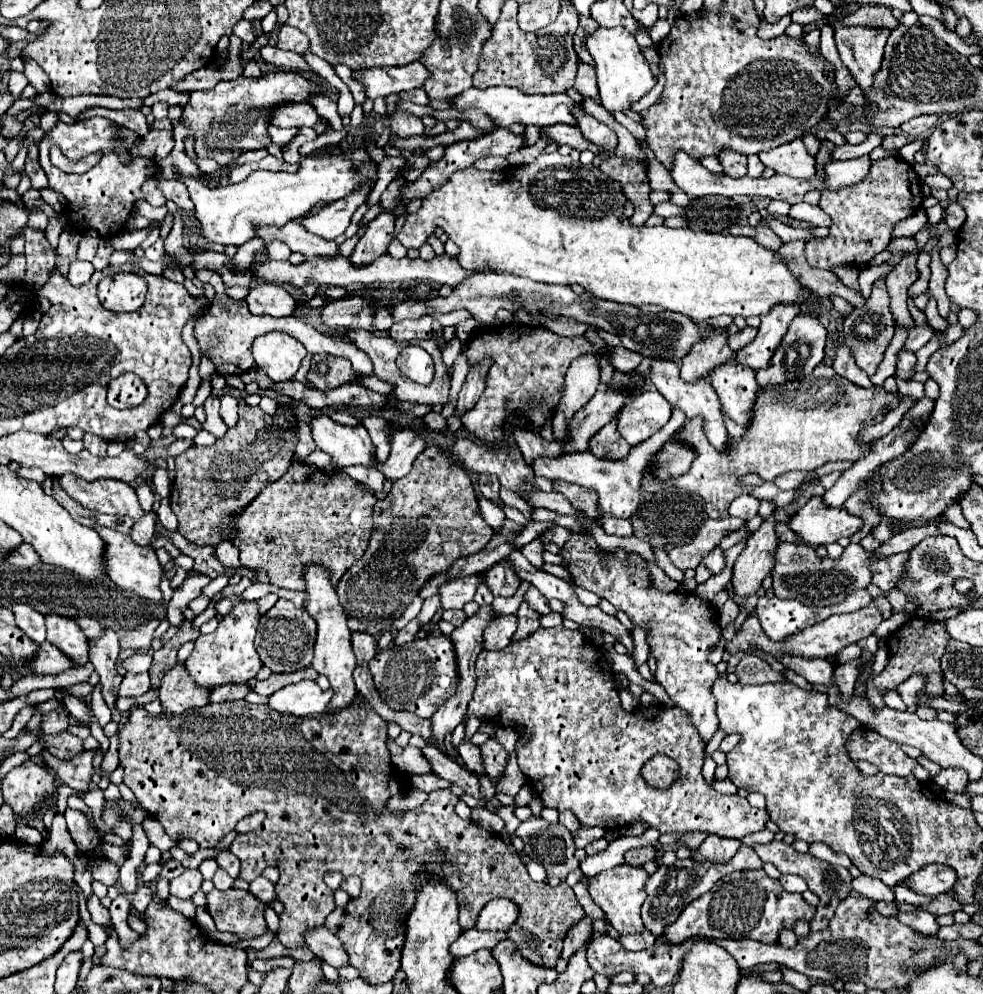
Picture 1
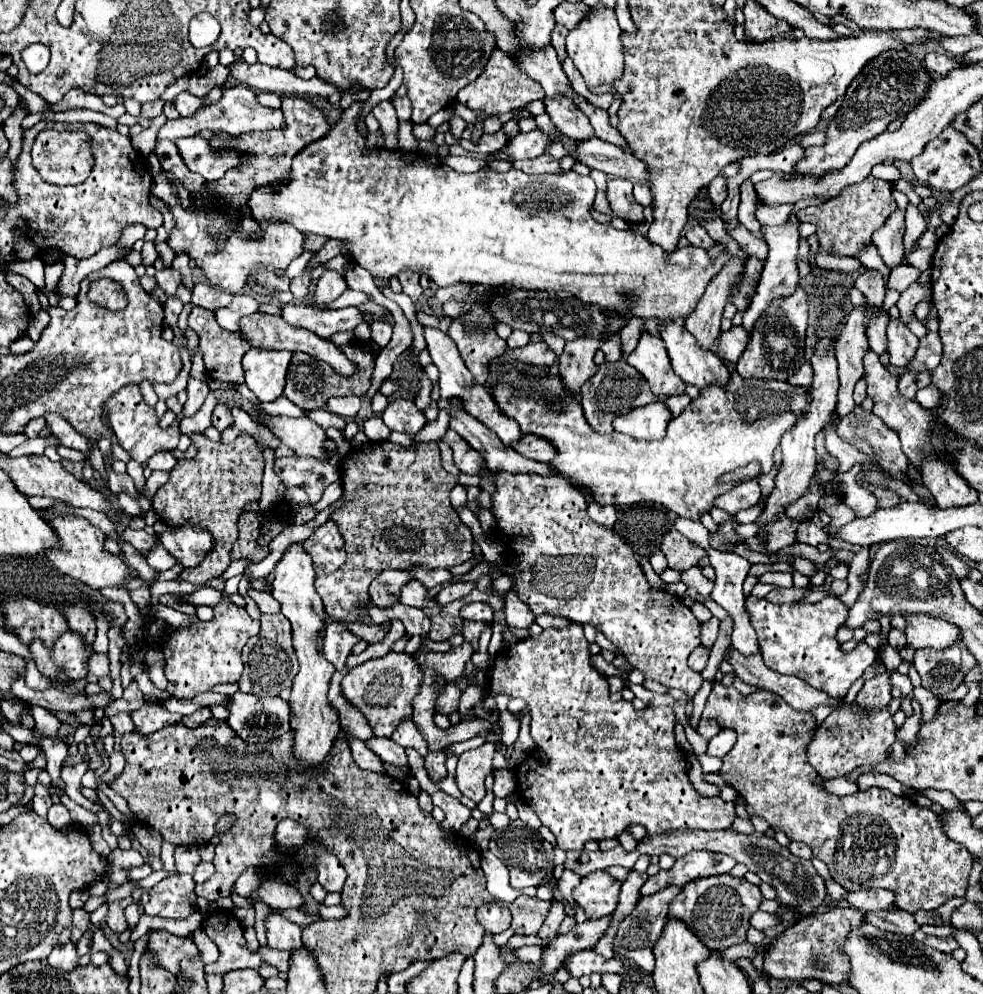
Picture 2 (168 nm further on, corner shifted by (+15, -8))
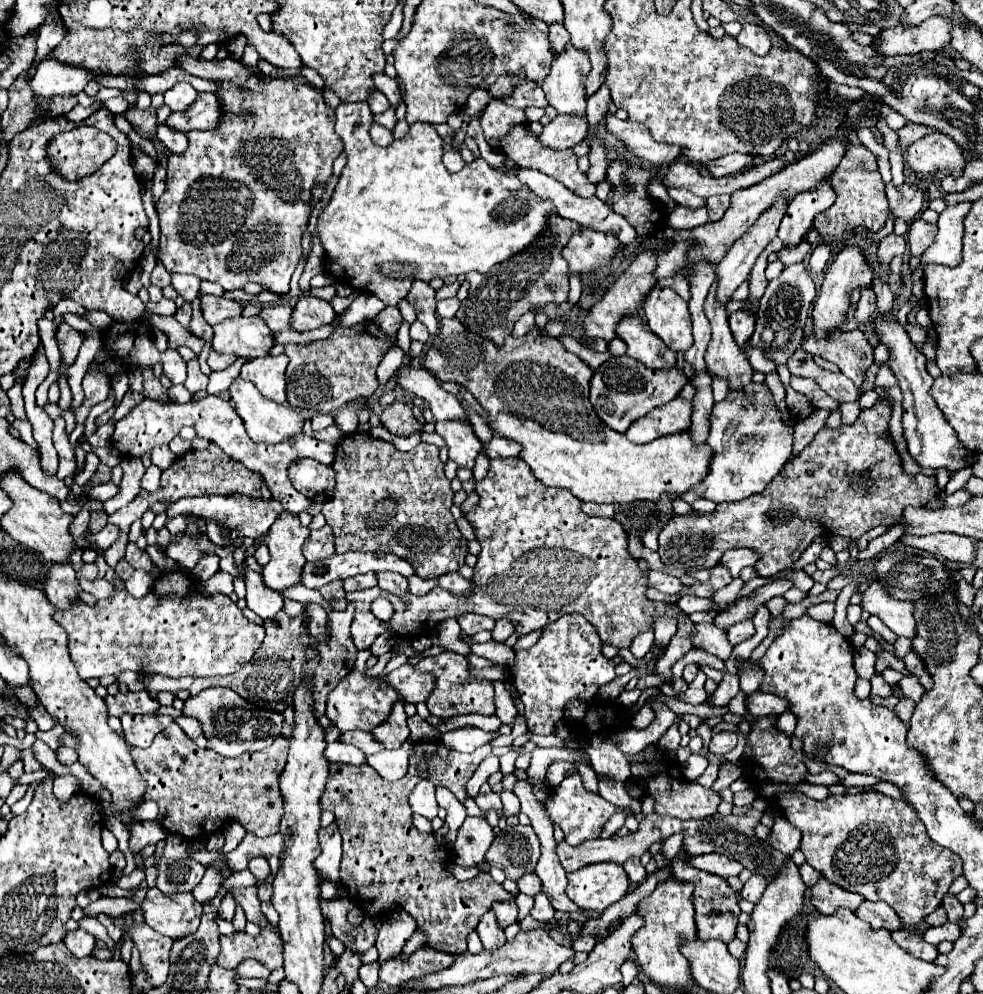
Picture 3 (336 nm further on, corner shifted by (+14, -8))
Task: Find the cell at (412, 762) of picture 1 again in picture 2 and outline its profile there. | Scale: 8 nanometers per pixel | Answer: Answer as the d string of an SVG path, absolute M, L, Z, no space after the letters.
M351 739L351 741L349 741L349 747L351 747L351 753L353 753L355 763L357 763L361 769L385 773L385 767L383 767L385 763L365 745L365 741L361 741L361 739Z

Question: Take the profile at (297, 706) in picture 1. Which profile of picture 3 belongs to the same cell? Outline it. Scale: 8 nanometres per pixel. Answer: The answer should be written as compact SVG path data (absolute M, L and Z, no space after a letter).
M224 687L204 689L198 695L188 697L184 701L182 713L186 717L194 717L200 721L210 749L224 757L238 757L242 753L266 749L272 745L272 741L280 735L280 729L282 729L280 713L258 709L252 703L246 703L246 699L242 699L232 689L224 689Z

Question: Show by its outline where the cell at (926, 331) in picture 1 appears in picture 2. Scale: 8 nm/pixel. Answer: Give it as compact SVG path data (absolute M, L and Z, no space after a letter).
M913 283L911 287L907 287L907 289L901 293L901 299L899 299L897 307L899 307L899 313L901 313L901 321L903 321L905 325L917 319L917 317L915 317L915 307L917 307L917 303L919 303L921 299L927 299L927 297L931 297L929 287L921 287L921 285L917 285L917 283Z

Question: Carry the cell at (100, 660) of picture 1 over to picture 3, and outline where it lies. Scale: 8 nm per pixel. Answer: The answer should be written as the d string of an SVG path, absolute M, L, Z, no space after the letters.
M56 563L50 567L46 577L42 579L44 583L44 595L54 607L70 607L72 599L78 599L80 595L80 585L76 583L76 571L72 569L70 563Z

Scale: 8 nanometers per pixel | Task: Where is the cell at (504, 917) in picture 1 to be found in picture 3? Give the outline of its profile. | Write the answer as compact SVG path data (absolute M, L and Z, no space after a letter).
M512 893L512 897L508 899L508 901L496 901L494 905L492 905L492 909L494 909L494 913L496 913L496 917L498 917L498 923L500 923L500 927L508 927L510 923L514 923L516 921L516 917L518 917L518 907L516 907L516 895L518 893Z

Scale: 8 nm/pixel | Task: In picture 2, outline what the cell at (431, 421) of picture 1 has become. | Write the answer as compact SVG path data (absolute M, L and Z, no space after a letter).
M396 398L383 411L383 421L391 431L415 435L421 427L427 425L425 415L417 409L415 403L409 399Z

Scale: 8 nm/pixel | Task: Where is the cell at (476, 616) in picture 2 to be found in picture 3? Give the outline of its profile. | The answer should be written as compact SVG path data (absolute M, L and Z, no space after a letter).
M460 615L458 625L462 629L462 635L476 635L478 631L492 631L494 621L482 615Z

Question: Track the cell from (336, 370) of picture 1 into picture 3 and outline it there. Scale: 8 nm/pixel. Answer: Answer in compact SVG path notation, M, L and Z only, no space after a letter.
M362 321L352 327L336 323L334 333L324 341L314 341L306 347L286 345L284 355L290 359L286 369L288 403L296 409L314 409L332 415L352 399L370 397L378 389L376 367L394 345L396 339L374 321Z

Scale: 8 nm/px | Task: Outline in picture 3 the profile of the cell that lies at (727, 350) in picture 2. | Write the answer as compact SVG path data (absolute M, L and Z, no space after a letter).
M736 311L736 313L730 315L730 321L728 321L730 323L730 331L732 331L732 335L734 335L734 339L736 339L736 343L740 347L754 333L754 321L756 321L756 317L752 313L748 313L748 311Z

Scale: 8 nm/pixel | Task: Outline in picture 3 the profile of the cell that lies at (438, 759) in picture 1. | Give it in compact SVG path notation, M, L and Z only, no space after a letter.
M344 731L344 733L340 735L340 741L358 747L364 755L372 755L372 753L378 753L378 751L384 749L384 745L378 743L378 741L372 737L372 733L366 733L366 731Z

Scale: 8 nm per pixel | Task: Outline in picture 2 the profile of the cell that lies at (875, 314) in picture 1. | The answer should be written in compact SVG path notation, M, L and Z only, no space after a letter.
M869 269L865 273L861 273L857 279L855 279L855 287L865 295L865 319L863 319L863 327L867 329L871 319L877 317L881 305L883 305L883 299L885 299L885 283L883 283L883 277L879 271L875 269Z

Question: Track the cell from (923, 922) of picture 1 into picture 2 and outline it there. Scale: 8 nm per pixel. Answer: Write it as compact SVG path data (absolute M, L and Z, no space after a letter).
M899 909L871 911L871 913L867 913L867 923L873 923L881 931L901 933L901 935L913 935L919 929L913 915L907 911L899 911Z

